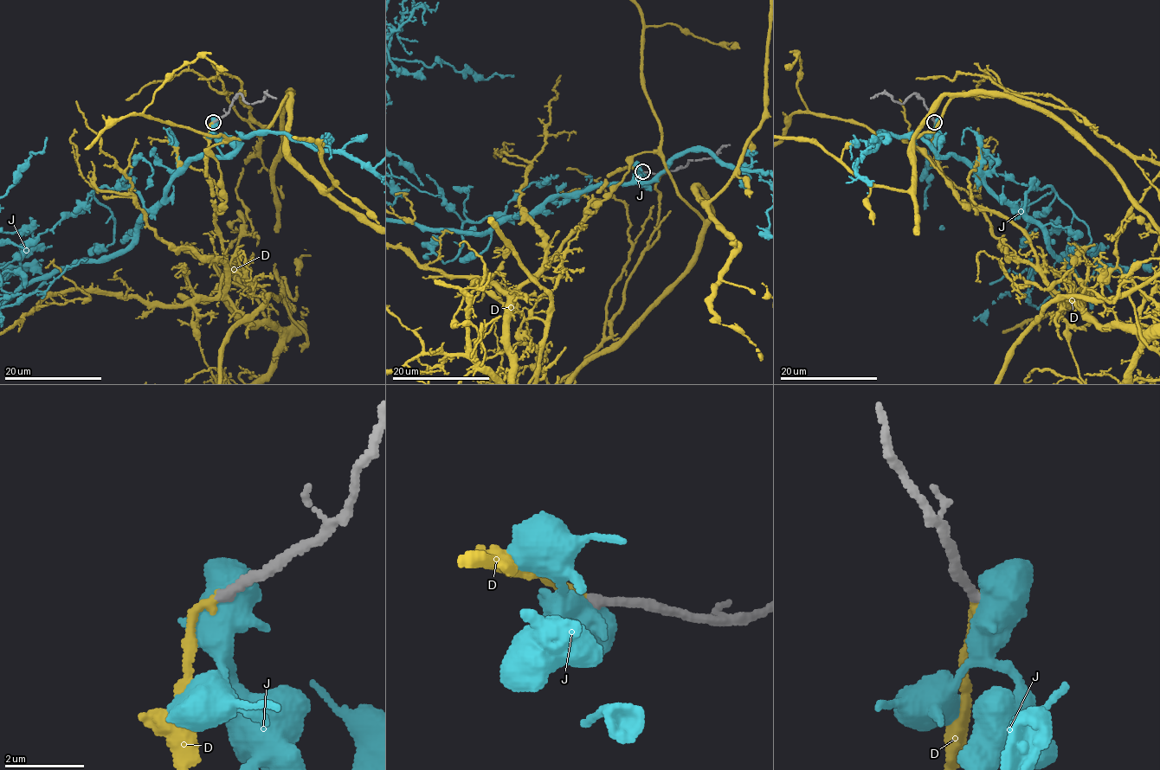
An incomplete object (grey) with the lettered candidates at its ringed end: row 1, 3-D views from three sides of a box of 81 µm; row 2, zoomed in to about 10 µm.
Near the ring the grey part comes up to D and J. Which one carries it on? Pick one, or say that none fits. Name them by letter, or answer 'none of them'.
D

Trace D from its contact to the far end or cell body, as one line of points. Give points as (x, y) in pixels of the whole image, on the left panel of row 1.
D: (213, 121), (205, 173), (212, 202), (220, 208), (215, 222), (226, 255), (223, 293), (250, 324), (296, 327)

